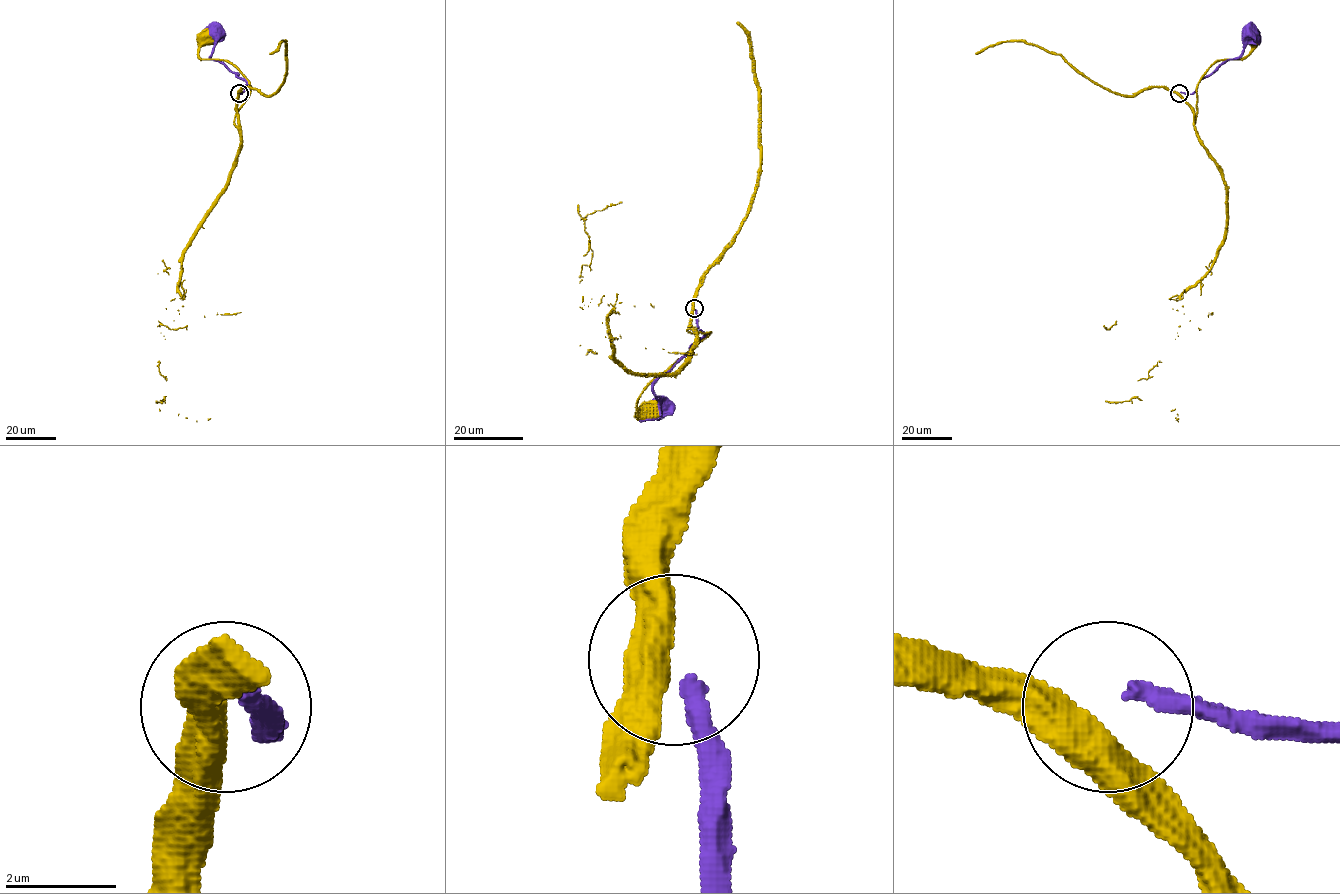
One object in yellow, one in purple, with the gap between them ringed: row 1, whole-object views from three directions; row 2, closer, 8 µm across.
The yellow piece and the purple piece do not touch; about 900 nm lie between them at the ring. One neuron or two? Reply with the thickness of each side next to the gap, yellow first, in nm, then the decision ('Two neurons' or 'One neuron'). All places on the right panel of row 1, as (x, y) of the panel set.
Thickness 550 nm (yellow) against 320 nm. Two neurons

